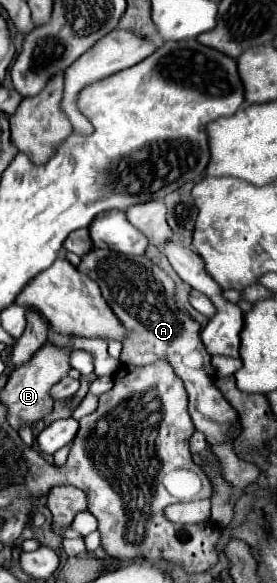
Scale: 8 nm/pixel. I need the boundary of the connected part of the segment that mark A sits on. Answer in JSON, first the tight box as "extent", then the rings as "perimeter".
{"extent":[79,247,237,443],"perimeter":[[[93,247],[87,255],[83,255],[79,271],[91,277],[99,287],[113,309],[121,325],[127,329],[127,337],[123,339],[123,347],[139,347],[139,351],[123,351],[125,365],[141,365],[155,363],[159,359],[169,361],[185,383],[189,395],[189,415],[195,423],[197,431],[207,435],[209,443],[221,443],[227,439],[229,423],[237,419],[237,411],[229,405],[229,401],[217,389],[213,375],[215,367],[211,365],[211,357],[201,341],[201,327],[193,317],[179,307],[177,285],[157,263],[141,257],[129,257],[111,249]]]}

